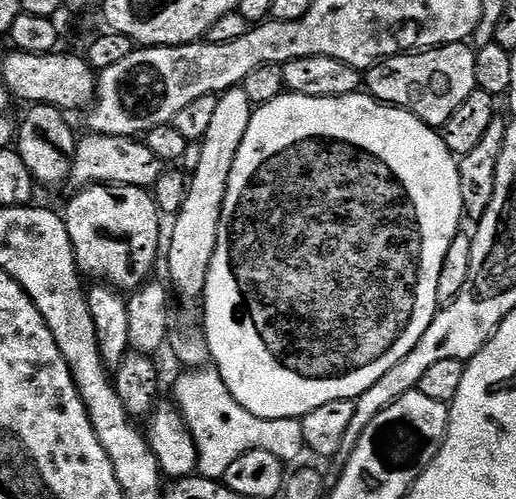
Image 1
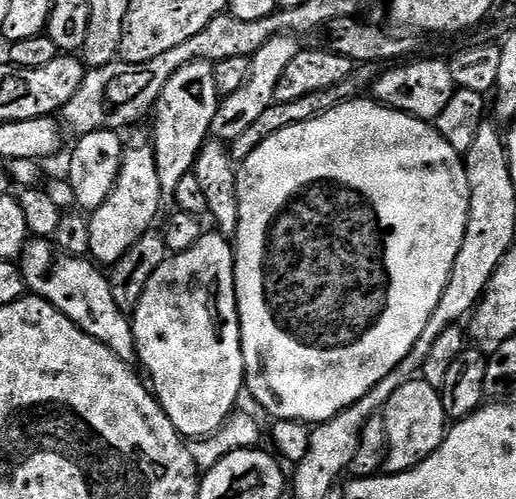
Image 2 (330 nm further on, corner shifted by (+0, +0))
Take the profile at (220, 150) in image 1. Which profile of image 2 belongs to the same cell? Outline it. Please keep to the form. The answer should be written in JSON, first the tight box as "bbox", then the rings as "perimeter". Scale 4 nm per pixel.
{"bbox":[130,230,246,438],"perimeter":[[[208,230],[205,231],[202,238],[198,238],[198,242],[194,242],[194,246],[190,246],[190,250],[169,255],[168,260],[162,262],[162,266],[158,266],[158,270],[154,270],[150,282],[146,282],[146,290],[138,302],[136,311],[131,313],[130,319],[136,339],[136,354],[139,363],[144,363],[145,370],[152,375],[152,380],[150,379],[151,391],[159,400],[162,410],[170,418],[170,422],[184,438],[212,437],[215,435],[227,423],[229,417],[237,411],[238,405],[236,403],[240,400],[240,392],[242,396],[246,388],[244,355],[240,341],[240,311],[236,308],[236,254],[233,241],[215,230]]]}

